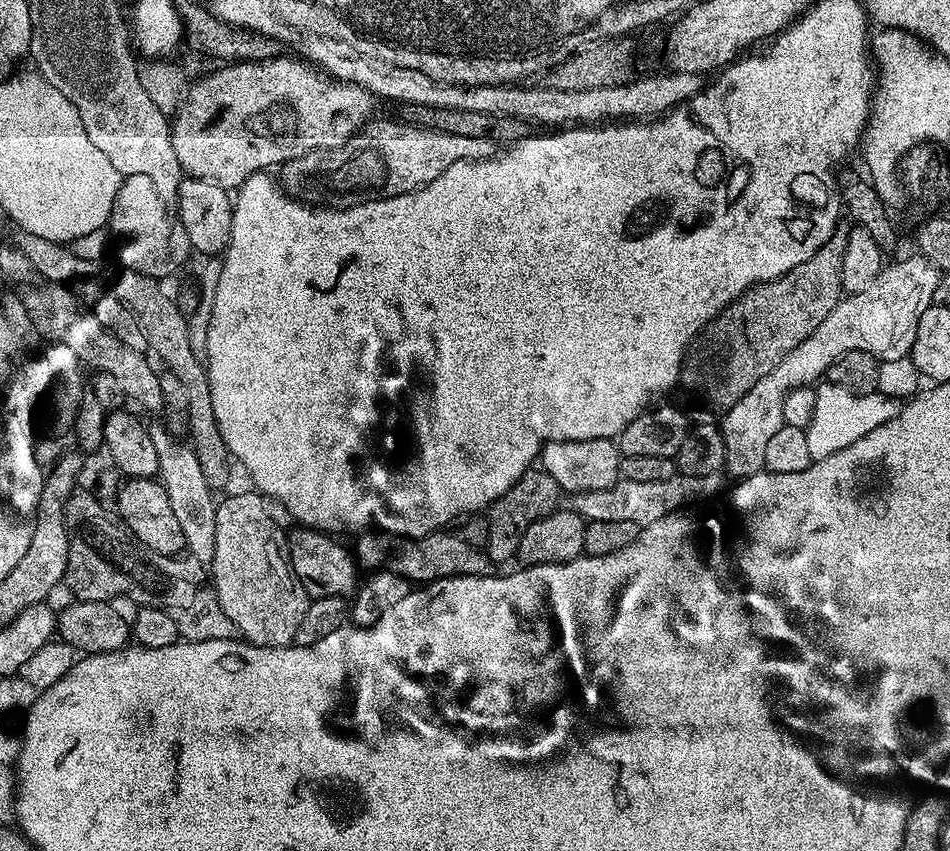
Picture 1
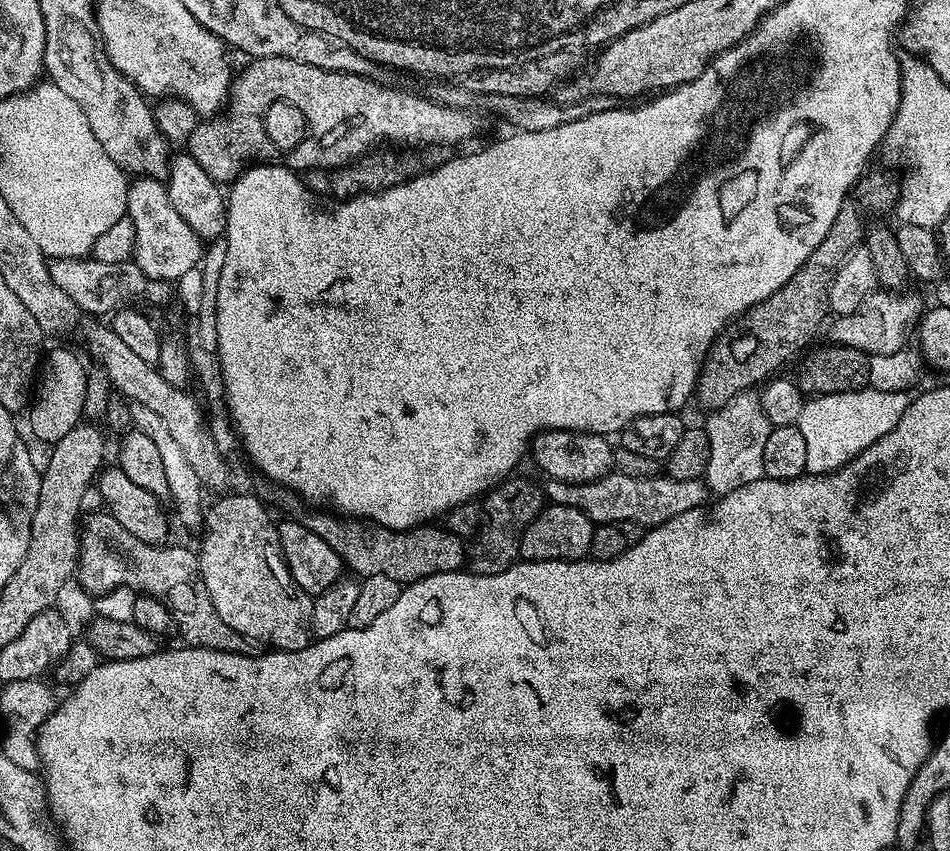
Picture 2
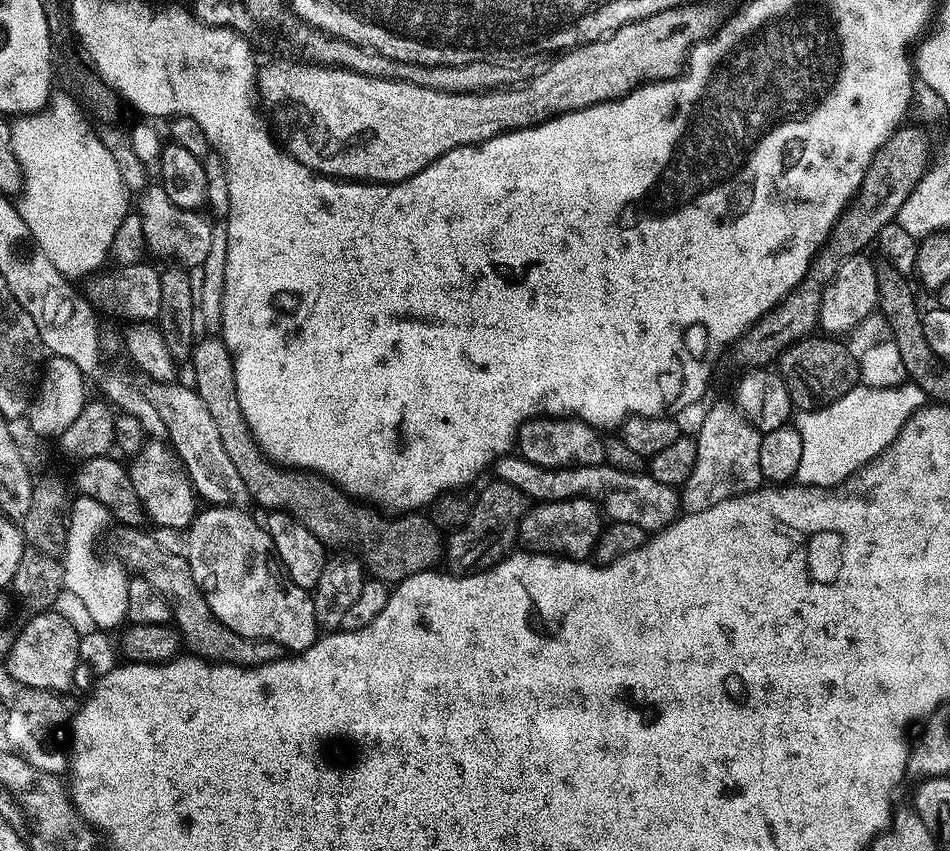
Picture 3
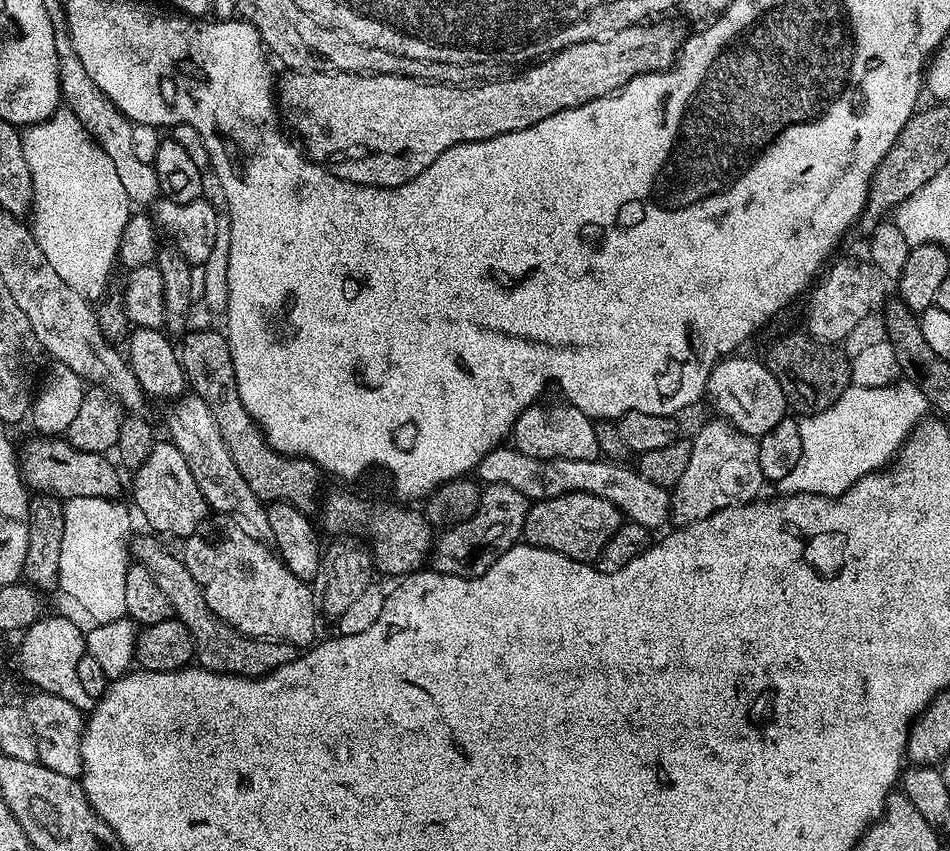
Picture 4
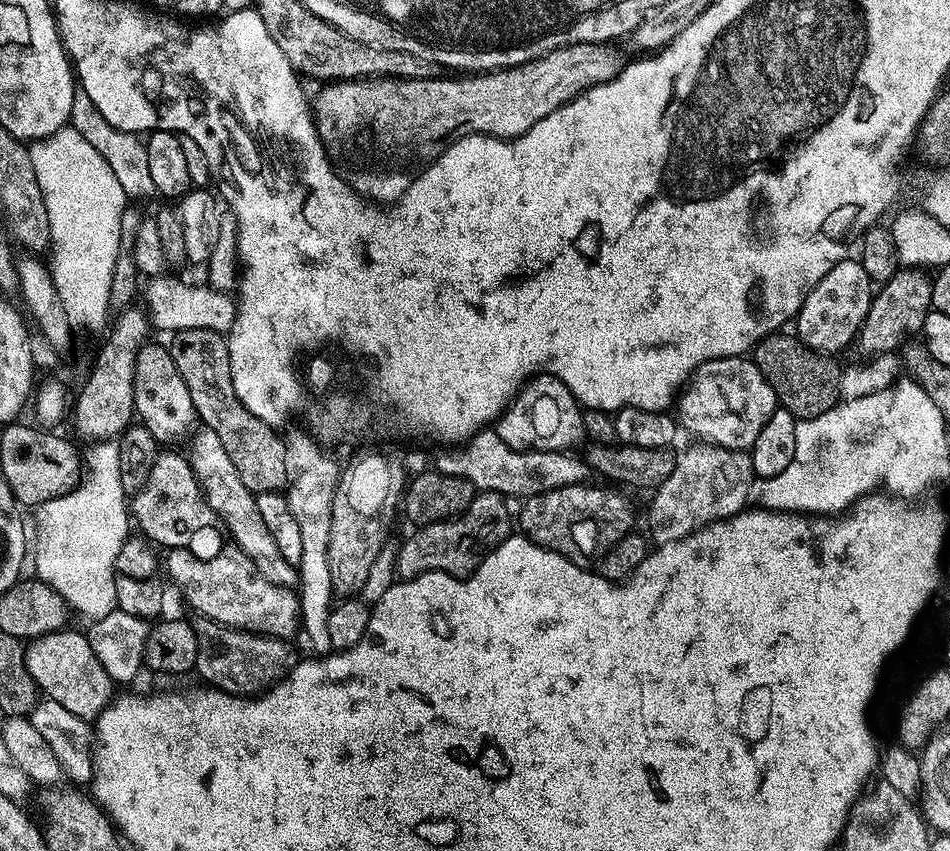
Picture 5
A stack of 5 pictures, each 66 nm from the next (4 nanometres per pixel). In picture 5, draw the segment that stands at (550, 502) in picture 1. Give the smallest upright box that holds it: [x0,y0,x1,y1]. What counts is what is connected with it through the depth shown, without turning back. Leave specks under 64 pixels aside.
[396,491,514,580]

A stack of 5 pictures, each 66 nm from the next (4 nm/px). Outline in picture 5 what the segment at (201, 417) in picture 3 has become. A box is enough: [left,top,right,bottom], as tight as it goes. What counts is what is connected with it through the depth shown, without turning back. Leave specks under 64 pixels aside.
[186,426,298,588]

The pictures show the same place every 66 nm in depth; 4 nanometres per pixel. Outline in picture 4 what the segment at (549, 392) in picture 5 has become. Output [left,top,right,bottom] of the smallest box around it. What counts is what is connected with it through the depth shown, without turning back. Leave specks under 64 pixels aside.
[510,402,601,462]

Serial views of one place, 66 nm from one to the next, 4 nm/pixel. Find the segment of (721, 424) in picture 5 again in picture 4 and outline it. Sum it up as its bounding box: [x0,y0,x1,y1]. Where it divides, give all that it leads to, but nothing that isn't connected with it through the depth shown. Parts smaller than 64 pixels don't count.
[706,355,789,438]

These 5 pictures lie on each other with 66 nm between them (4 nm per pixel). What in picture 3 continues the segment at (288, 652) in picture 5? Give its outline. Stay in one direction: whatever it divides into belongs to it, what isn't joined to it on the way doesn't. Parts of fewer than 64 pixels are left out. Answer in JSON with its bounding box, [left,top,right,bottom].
[112,527,282,666]

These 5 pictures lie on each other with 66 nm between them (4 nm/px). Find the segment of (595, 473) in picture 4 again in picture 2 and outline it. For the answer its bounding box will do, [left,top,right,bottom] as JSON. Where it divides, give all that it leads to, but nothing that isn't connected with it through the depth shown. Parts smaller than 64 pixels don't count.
[543,470,710,526]

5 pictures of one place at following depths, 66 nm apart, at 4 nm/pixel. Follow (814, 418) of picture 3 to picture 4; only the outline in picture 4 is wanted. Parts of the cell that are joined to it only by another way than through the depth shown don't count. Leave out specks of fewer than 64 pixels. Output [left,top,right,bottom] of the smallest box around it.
[778,382,929,496]

